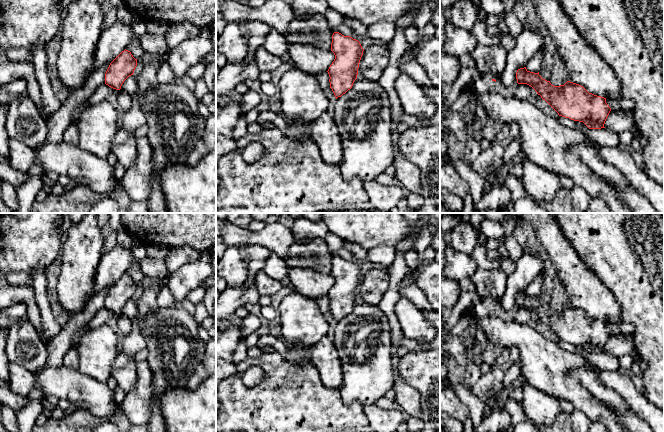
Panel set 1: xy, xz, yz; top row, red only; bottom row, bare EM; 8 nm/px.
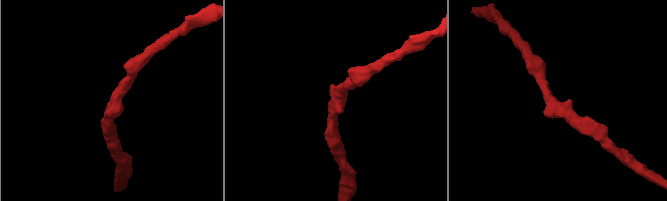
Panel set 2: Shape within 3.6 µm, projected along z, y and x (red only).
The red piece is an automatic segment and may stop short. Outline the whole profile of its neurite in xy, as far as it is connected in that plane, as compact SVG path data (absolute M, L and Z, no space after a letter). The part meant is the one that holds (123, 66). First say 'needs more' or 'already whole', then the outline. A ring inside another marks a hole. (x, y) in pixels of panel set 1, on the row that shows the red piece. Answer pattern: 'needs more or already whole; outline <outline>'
already whole; outline M125 49L110 63L105 73L105 84L120 90L124 81L133 75L136 66L137 59Z

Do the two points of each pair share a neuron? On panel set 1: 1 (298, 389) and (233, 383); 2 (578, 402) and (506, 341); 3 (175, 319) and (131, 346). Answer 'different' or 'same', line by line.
1: same
2: same
3: different

